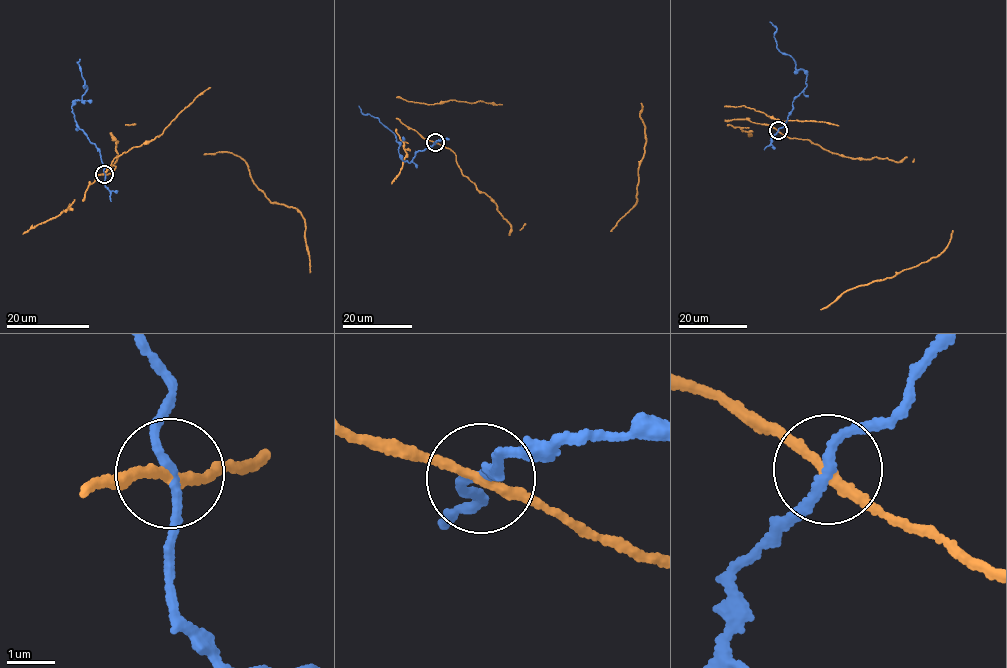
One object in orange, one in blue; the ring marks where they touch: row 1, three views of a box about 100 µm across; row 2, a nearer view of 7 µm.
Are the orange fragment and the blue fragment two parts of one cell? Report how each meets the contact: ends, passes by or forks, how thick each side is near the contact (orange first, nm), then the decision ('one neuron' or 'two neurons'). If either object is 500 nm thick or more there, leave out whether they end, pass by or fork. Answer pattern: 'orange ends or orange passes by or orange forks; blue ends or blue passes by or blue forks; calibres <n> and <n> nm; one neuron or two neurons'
orange passes by; blue passes by; calibres 200 and 170 nm; two neurons

